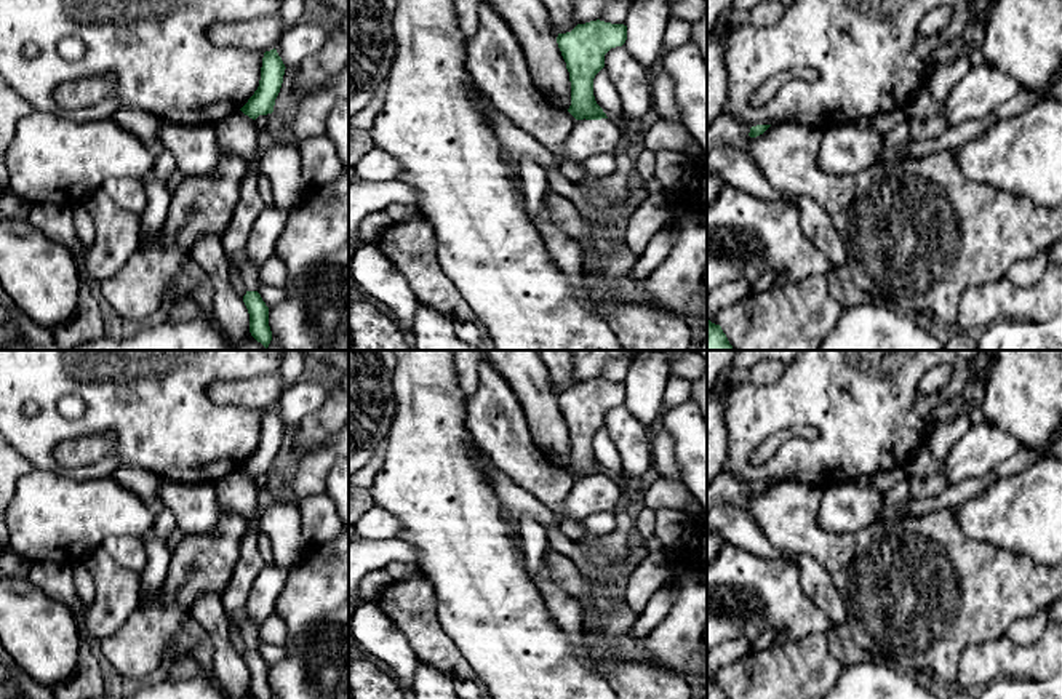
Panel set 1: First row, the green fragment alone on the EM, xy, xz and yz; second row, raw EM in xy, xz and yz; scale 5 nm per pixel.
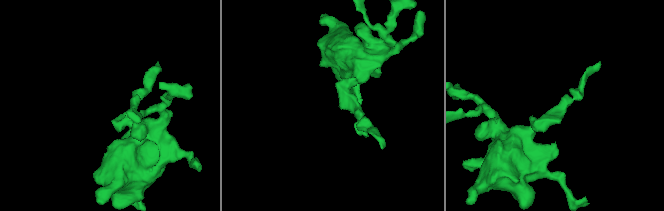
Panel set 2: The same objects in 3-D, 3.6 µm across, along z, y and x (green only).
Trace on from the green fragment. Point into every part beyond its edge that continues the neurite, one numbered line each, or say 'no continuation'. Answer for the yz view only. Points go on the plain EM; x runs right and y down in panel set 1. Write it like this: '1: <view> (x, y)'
no continuation

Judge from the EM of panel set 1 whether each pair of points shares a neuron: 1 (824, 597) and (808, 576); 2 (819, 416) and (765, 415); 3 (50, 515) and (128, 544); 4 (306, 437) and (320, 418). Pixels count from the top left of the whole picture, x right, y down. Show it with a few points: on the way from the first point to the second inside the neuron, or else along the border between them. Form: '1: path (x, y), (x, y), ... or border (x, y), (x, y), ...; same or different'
1: path (822, 592), (813, 581); same
2: path (806, 415), (778, 415); same
3: border (141, 539), (111, 536), (101, 546); different
4: path (311, 432), (320, 423); same

